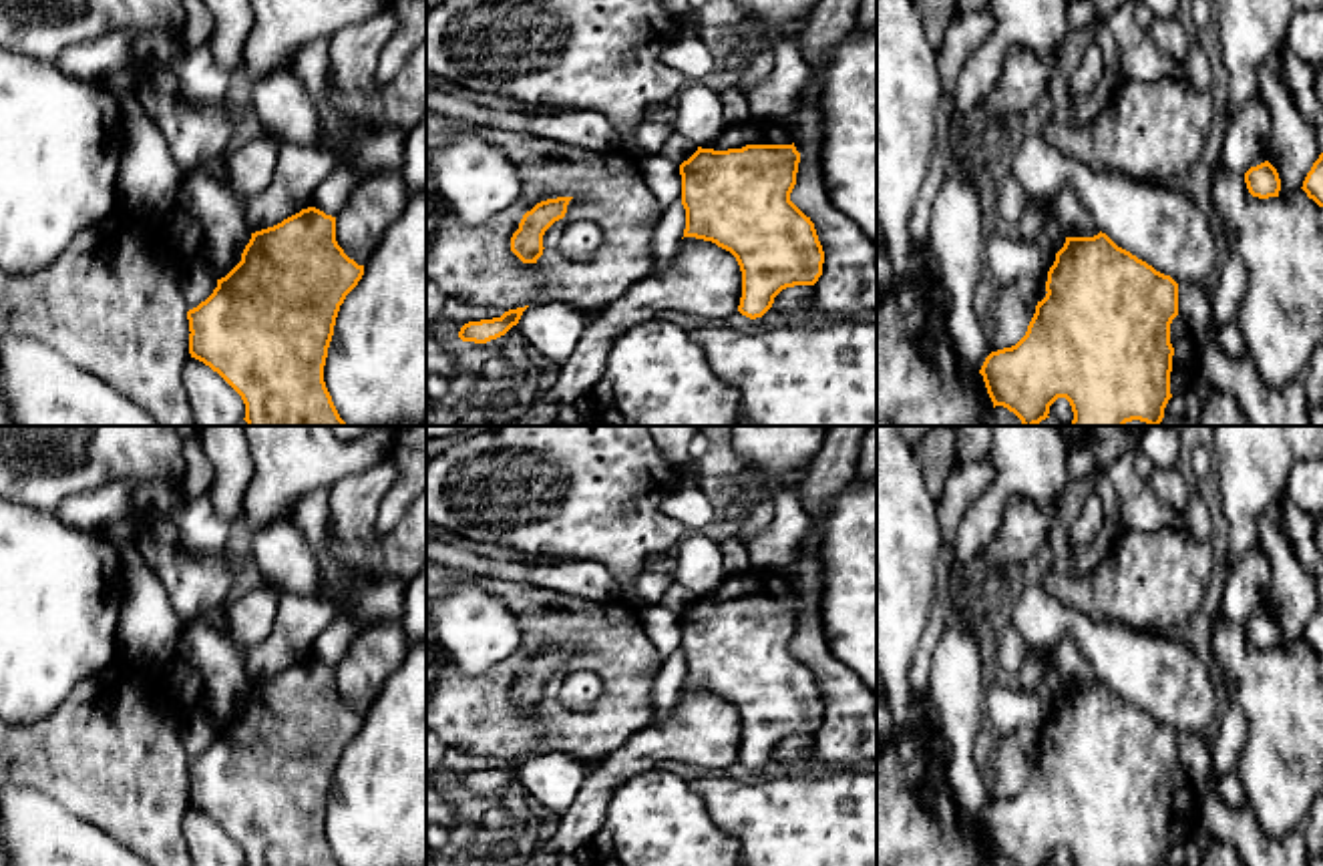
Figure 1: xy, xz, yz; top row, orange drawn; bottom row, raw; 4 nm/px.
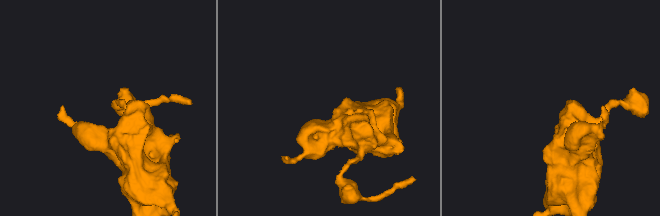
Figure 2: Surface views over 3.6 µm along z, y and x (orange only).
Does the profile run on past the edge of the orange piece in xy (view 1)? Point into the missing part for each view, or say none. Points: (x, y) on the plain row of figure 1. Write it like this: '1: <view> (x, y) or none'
1: none

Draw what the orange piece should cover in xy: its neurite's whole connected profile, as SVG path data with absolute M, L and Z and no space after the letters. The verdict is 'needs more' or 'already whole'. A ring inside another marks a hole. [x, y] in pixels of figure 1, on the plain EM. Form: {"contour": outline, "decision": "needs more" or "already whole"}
{"contour": "M316 657L251 683L241 711L213 743L187 762L189 804L217 822L243 850L245 866L340 866L324 832L324 816L336 768L346 745L358 735L364 715L350 709L336 691L336 667Z", "decision": "already whole"}

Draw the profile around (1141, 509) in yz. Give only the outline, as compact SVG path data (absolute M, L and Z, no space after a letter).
M1130 450L1118 456L1108 468L1102 470L1120 494L1120 522L1130 530L1174 528L1188 532L1184 516L1166 506L1154 494L1150 484L1136 472L1136 452L1138 450Z

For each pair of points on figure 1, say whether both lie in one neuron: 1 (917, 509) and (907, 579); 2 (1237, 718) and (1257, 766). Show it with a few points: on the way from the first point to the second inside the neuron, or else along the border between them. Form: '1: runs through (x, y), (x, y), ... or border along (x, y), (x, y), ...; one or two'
1: runs through (907, 527), (907, 561); one
2: border along (1233, 704), (1247, 722), (1247, 740), (1235, 770); two

